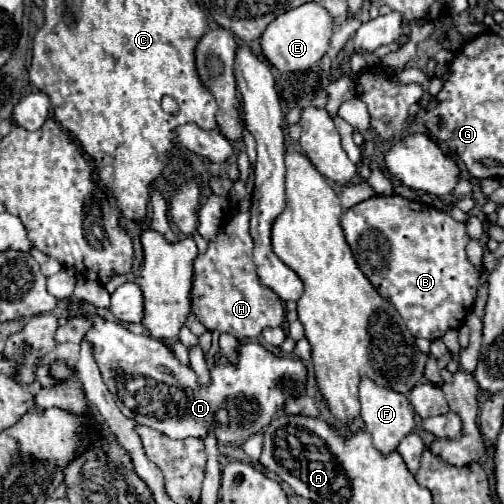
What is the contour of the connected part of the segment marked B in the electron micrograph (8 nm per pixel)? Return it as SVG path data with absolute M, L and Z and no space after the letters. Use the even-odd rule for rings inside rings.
M372 196L340 216L340 226L344 230L346 242L356 258L358 268L376 288L376 292L386 298L402 316L408 330L416 338L438 340L448 330L460 328L466 316L472 312L472 304L480 290L480 274L466 256L466 242L470 240L464 222L456 222L450 214L436 210L434 206L406 200L402 196Z

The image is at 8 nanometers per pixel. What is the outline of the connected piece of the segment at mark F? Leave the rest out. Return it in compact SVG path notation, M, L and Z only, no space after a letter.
M362 378L360 382L360 404L362 404L362 420L364 420L364 428L366 432L372 436L374 446L386 456L390 452L396 452L400 440L408 434L414 432L416 422L414 422L414 408L408 402L408 398L404 394L398 394L390 388L382 388L376 386L372 380Z

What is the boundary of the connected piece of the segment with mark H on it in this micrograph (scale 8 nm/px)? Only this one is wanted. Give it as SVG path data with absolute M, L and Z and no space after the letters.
M244 200L238 206L234 206L230 222L226 222L218 238L208 244L206 254L200 254L196 258L196 280L192 286L192 312L202 320L202 324L210 332L228 332L236 336L238 342L258 338L268 326L282 326L286 314L284 302L270 288L258 282L256 266L252 262L254 242L248 234L248 226L250 202Z

